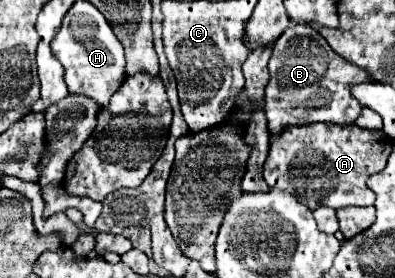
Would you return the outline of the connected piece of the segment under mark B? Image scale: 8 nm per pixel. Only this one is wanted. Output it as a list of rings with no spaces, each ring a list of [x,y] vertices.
[[[290,25],[274,43],[270,57],[270,83],[266,87],[266,117],[272,135],[288,125],[310,125],[316,121],[350,125],[362,107],[350,95],[350,87],[370,81],[368,73],[346,63],[332,51],[326,39],[310,25]]]

